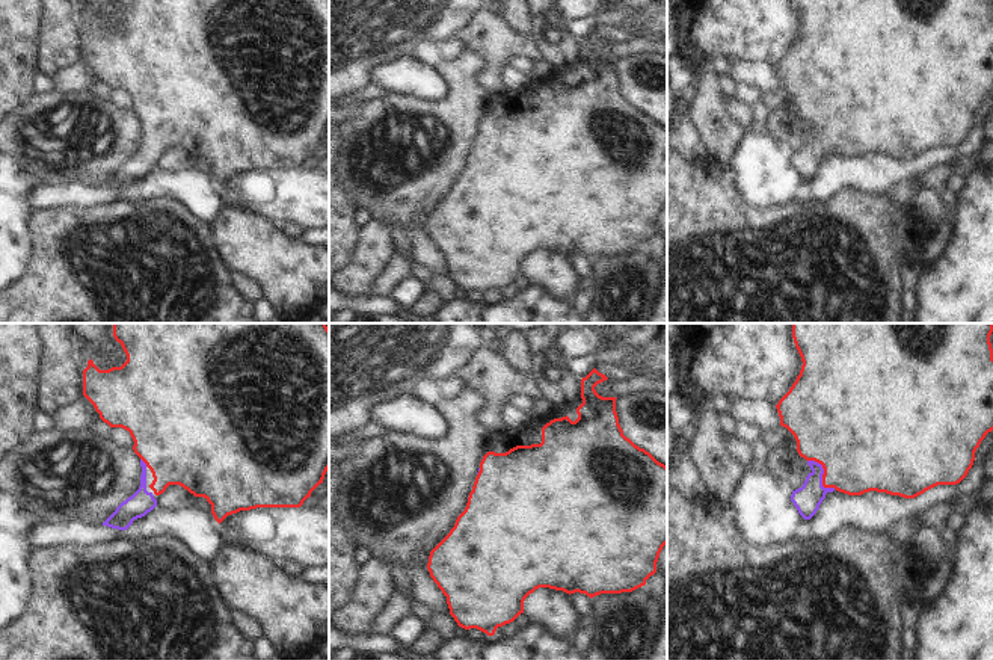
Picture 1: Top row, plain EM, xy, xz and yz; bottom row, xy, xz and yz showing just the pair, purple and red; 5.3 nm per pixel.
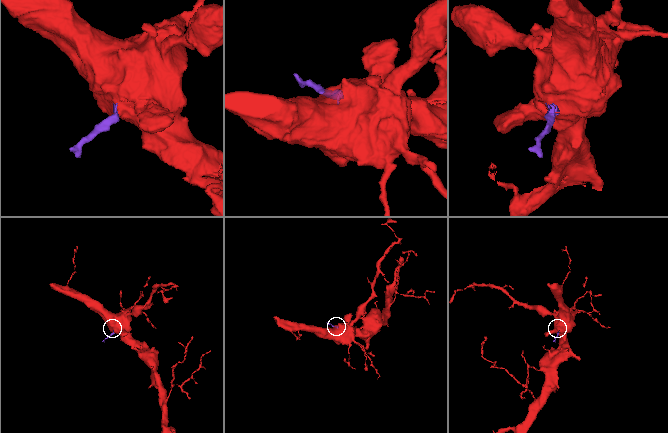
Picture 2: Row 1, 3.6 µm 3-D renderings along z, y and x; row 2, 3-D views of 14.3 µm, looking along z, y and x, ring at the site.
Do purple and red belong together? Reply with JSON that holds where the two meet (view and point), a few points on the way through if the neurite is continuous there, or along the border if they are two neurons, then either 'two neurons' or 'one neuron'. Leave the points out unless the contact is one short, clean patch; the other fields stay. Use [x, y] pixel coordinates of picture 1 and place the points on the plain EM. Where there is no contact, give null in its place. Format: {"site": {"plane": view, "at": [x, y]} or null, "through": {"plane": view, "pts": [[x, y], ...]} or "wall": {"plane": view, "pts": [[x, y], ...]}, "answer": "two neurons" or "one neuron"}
{"site": {"plane": "yz", "at": [823, 135]}, "through": {"plane": "yz", "pts": [[806, 160], [823, 135], [862, 109]]}, "answer": "one neuron"}

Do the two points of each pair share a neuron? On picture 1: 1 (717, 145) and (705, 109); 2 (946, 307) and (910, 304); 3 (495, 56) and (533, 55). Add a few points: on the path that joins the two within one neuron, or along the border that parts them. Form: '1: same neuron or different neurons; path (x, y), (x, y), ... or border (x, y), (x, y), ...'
1: same neuron; path (717, 136), (717, 127), (711, 118)
2: different neurons; border (915, 292), (918, 307)
3: same neuron; path (504, 49), (524, 49)

